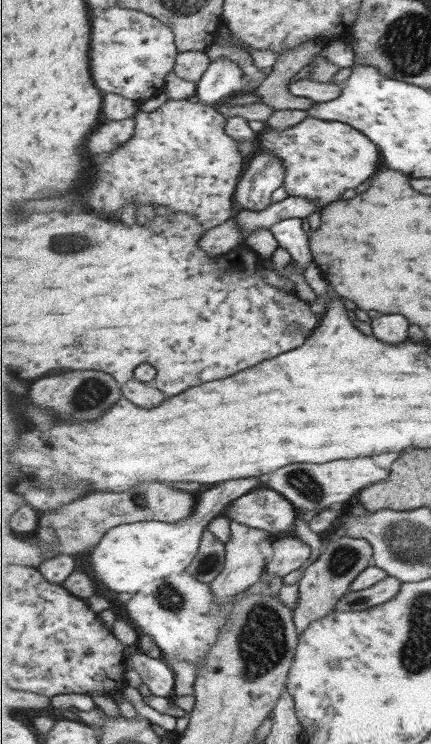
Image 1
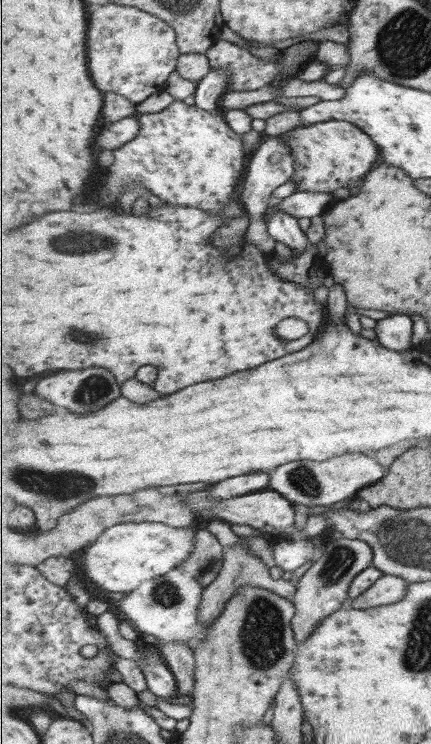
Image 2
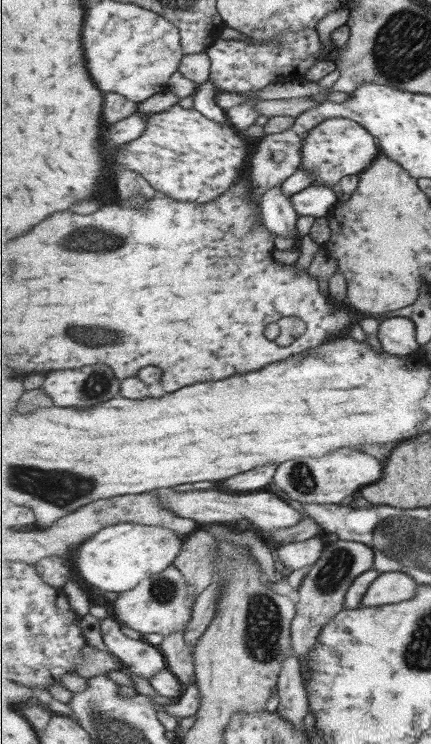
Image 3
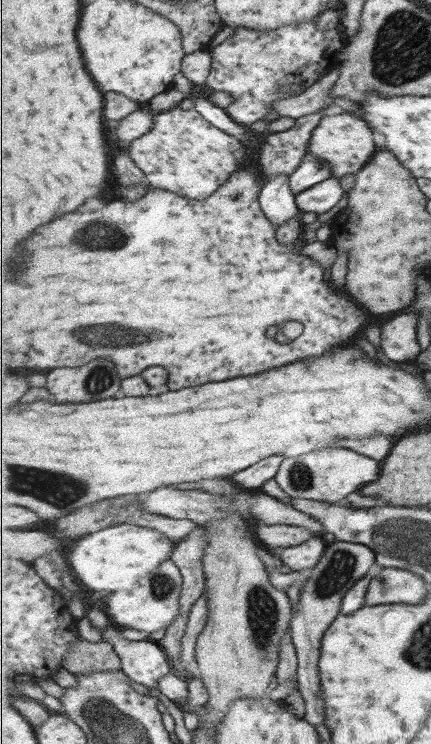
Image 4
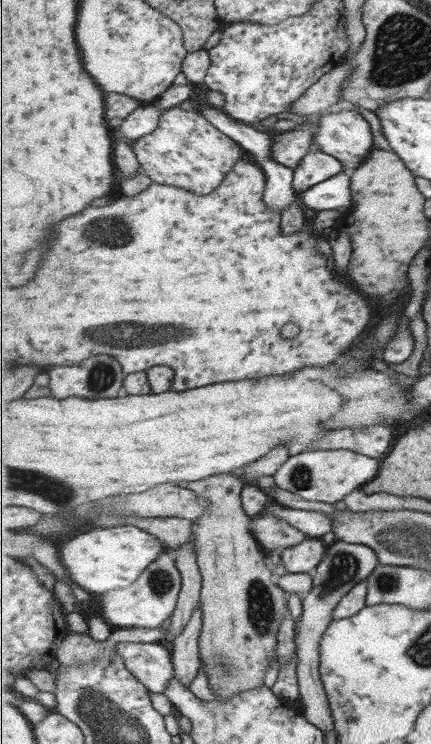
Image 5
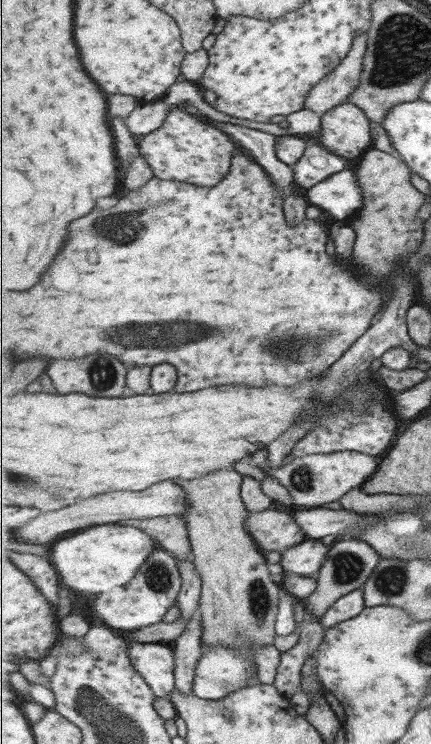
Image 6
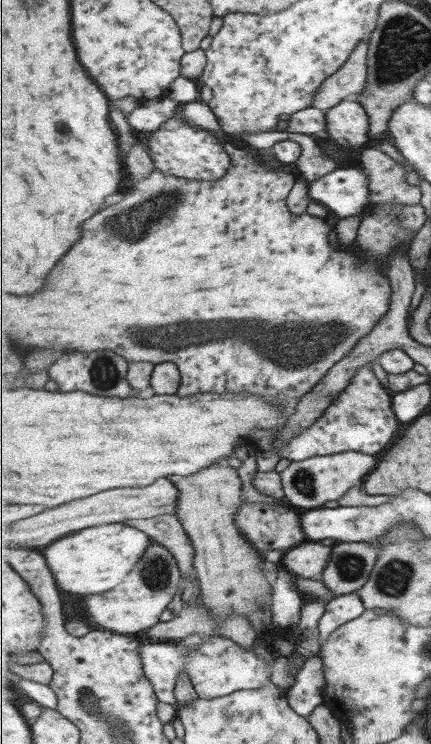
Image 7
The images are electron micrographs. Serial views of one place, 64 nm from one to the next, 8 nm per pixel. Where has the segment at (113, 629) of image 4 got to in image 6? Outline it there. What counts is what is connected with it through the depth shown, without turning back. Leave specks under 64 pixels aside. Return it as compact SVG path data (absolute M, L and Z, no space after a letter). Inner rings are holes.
M129 643L129 655L135 669L157 698L171 700L175 690L175 649L172 643Z

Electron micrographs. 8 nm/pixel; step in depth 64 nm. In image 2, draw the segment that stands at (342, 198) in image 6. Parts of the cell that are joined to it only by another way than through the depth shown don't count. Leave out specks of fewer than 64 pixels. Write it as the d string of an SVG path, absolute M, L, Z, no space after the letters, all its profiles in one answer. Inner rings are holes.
M299 190L290 197L282 199L277 208L268 208L266 211L266 220L268 220L273 213L277 213L277 211L285 211L285 213L292 214L292 216L295 216L297 219L310 219L314 216L323 218L328 208L336 206L338 203L338 200L333 197L332 193Z

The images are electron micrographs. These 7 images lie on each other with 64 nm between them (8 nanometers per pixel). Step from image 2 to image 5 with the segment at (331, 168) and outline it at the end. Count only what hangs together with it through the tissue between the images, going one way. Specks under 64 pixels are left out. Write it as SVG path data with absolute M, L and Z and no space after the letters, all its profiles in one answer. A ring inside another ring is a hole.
M343 108L339 112L319 116L314 131L314 148L335 155L343 162L343 171L359 168L376 148L371 124L357 110Z

